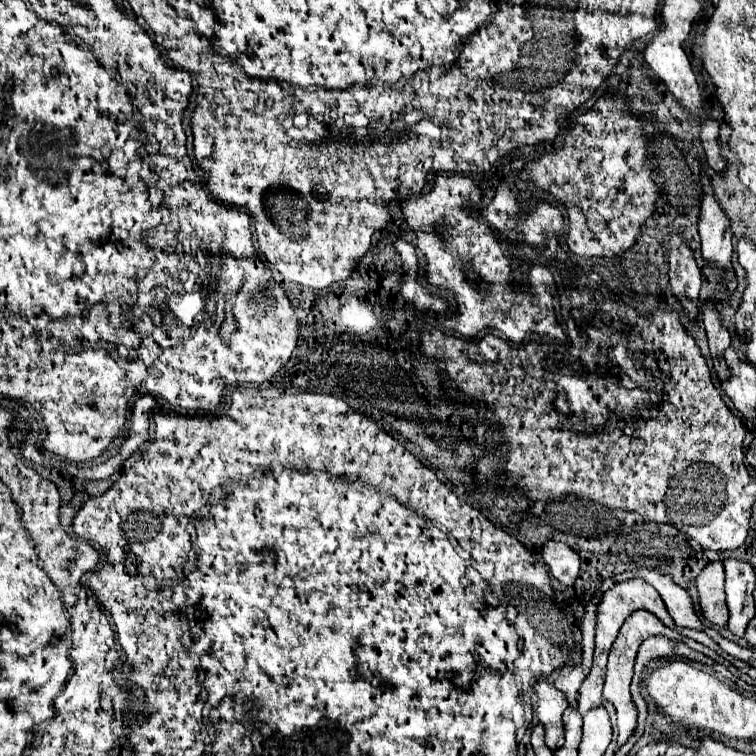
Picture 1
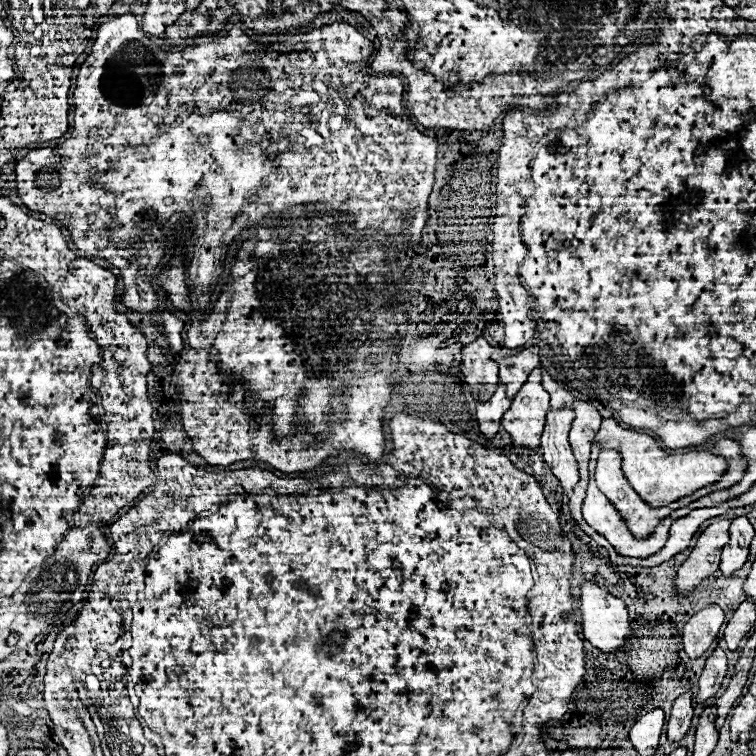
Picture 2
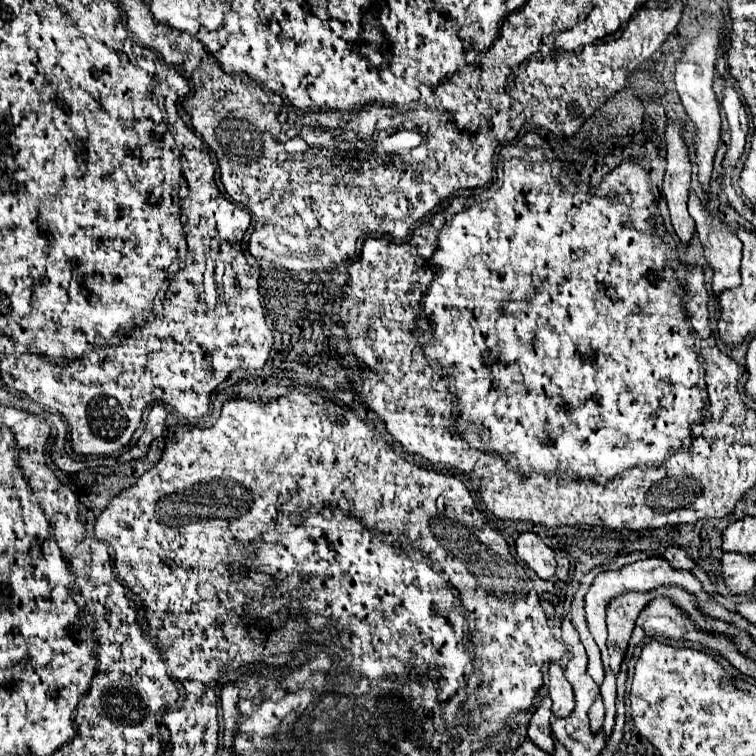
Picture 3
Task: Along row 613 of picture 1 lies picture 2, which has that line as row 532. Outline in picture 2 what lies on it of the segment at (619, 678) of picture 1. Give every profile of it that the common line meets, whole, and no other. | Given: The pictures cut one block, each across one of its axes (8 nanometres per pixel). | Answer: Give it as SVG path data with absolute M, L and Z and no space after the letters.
M614 448L600 452L594 478L596 478L596 484L598 484L600 492L618 508L618 512L626 518L628 528L632 530L632 534L638 536L638 538L646 538L646 536L654 530L654 526L658 526L658 522L660 522L662 518L670 516L670 512L674 510L674 504L662 506L662 508L652 508L650 504L646 504L646 502L638 496L638 492L634 492L634 488L630 486L630 482L626 480L624 472L622 472L622 454L620 454L618 450L614 450Z

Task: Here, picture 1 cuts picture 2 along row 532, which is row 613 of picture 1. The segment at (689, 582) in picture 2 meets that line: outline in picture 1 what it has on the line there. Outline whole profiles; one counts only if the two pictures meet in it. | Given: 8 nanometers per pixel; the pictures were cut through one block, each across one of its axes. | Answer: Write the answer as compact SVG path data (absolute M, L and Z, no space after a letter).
M710 562L696 578L698 590L698 604L704 618L710 624L726 626L728 624L728 608L726 608L726 594L724 594L724 572L722 562Z

